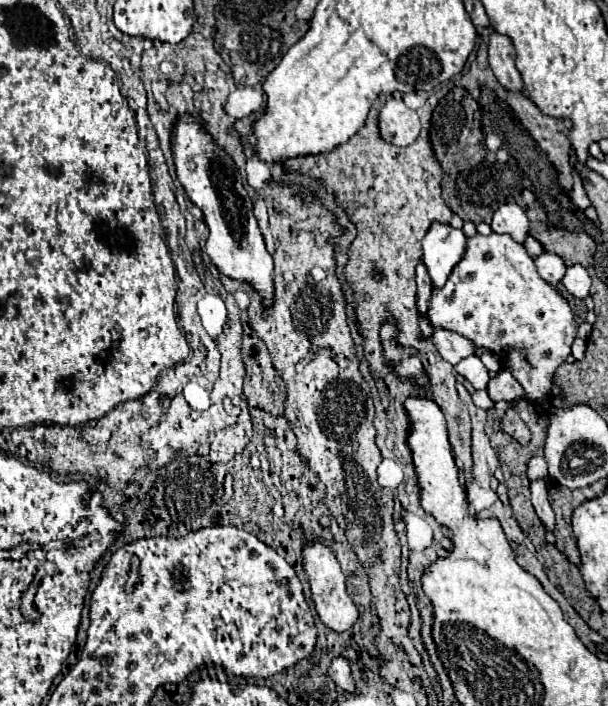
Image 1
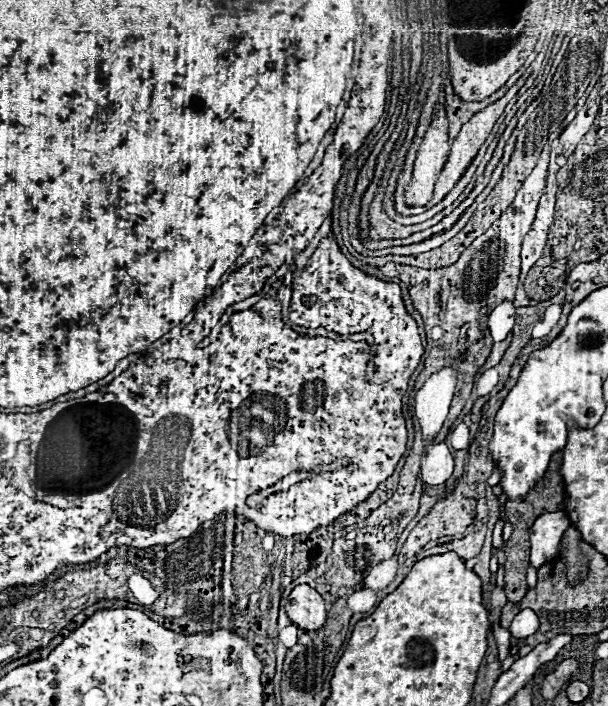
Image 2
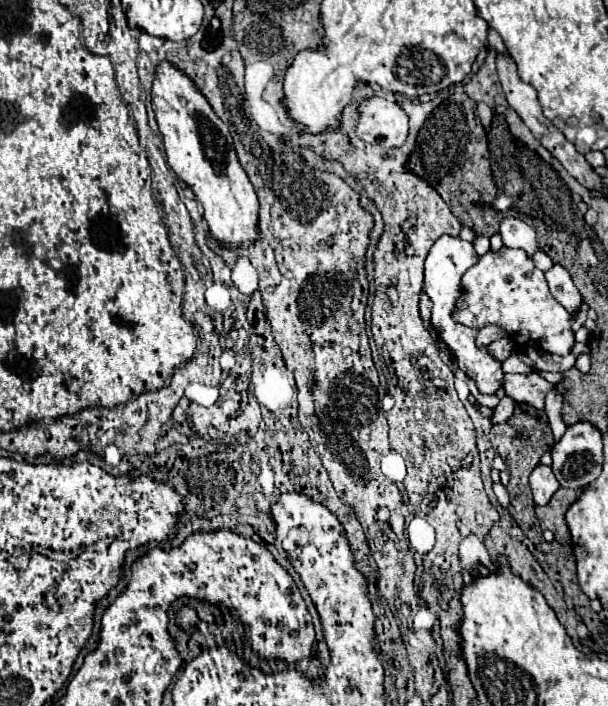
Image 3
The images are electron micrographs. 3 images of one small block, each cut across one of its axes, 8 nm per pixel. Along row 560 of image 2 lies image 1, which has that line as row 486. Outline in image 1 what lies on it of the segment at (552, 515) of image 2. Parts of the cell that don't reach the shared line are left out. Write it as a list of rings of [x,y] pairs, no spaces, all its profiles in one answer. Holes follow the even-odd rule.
[[[534,480],[530,484],[530,490],[532,490],[532,506],[534,506],[538,518],[542,520],[546,530],[552,530],[554,528],[554,510],[548,502],[548,484],[546,484],[546,480]]]

